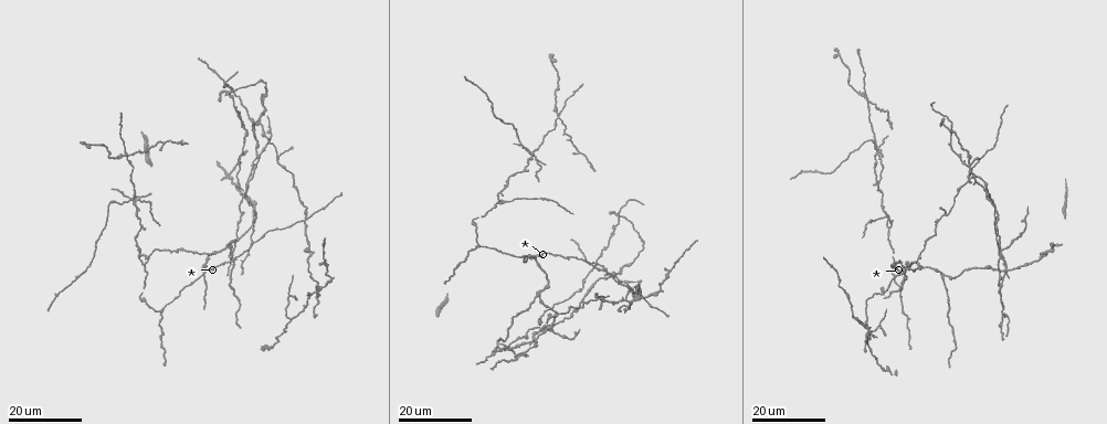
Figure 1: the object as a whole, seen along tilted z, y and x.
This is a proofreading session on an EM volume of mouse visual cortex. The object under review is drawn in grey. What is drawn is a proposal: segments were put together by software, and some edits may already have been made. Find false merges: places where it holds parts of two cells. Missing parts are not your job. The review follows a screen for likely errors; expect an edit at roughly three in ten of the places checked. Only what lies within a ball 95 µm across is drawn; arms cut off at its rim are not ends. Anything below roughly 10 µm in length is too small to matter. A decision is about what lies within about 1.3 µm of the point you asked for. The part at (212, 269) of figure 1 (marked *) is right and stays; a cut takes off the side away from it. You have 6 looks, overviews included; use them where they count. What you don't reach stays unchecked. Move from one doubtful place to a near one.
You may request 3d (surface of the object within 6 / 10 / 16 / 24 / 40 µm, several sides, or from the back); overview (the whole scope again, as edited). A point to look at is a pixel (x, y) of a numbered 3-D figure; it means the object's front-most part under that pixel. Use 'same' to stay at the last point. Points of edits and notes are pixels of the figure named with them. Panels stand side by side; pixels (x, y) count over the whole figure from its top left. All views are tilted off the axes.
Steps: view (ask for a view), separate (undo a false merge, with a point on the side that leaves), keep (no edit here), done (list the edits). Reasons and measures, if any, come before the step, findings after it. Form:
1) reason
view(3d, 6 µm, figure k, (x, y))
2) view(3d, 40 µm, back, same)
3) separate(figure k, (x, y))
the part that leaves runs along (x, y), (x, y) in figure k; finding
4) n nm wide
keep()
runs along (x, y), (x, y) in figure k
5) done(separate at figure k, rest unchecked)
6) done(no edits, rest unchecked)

four-way junction
view(3d, 24 µm, figure 1, (530, 257))

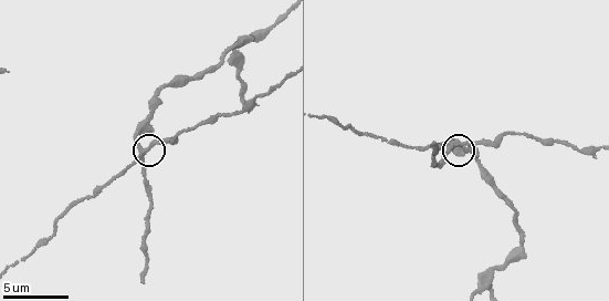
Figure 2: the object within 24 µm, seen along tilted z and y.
closer look
view(3d, 6 µm, figure 2, (454, 144))

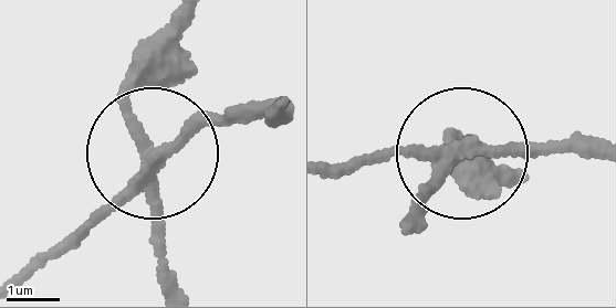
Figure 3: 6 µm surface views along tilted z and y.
230 nm wide
separate(figure 3, (164, 252))
two cells meet here

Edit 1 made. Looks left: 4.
view(overview)

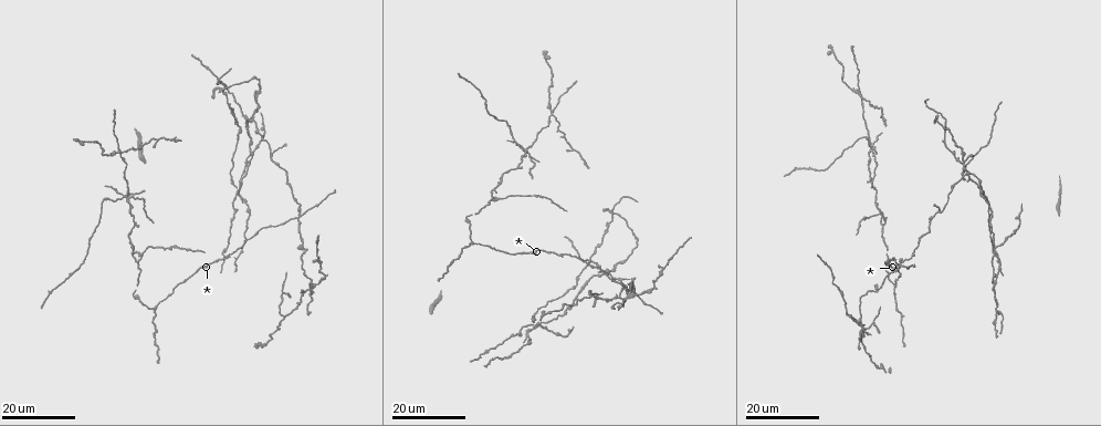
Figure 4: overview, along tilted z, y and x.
three-way junction
view(3d, 24 µm, figure 4, (492, 187))

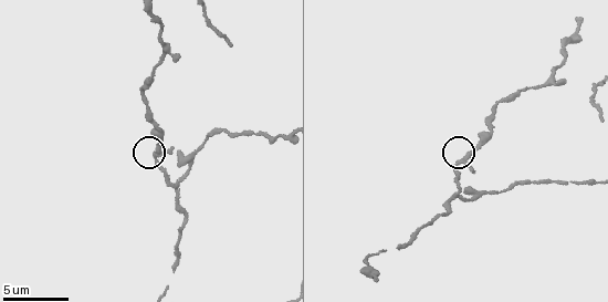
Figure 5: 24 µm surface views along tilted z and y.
view(3d, 10 µm, figure 5, (463, 160))

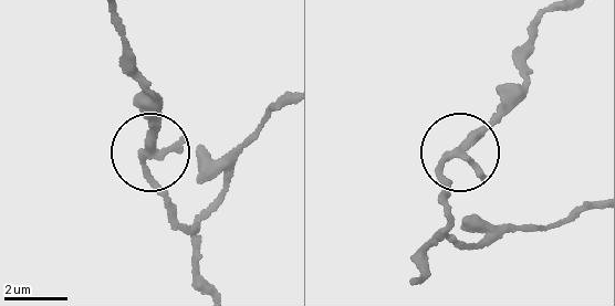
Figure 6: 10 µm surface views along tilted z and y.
view(3d, 6 µm, figure 6, (452, 152))

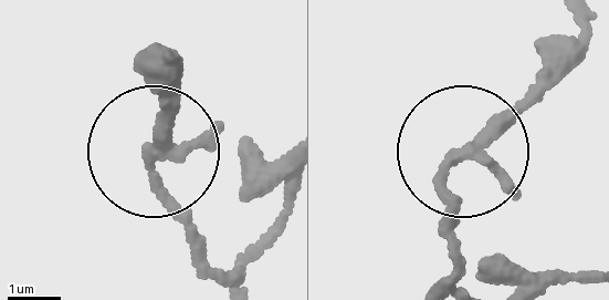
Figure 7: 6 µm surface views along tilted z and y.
180 nm wide
keep()
runs along (454, 282), (447, 173), (574, 55) in figure 7; continuous, no second cell

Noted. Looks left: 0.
done(separate at figure 3, rest unchecked)

